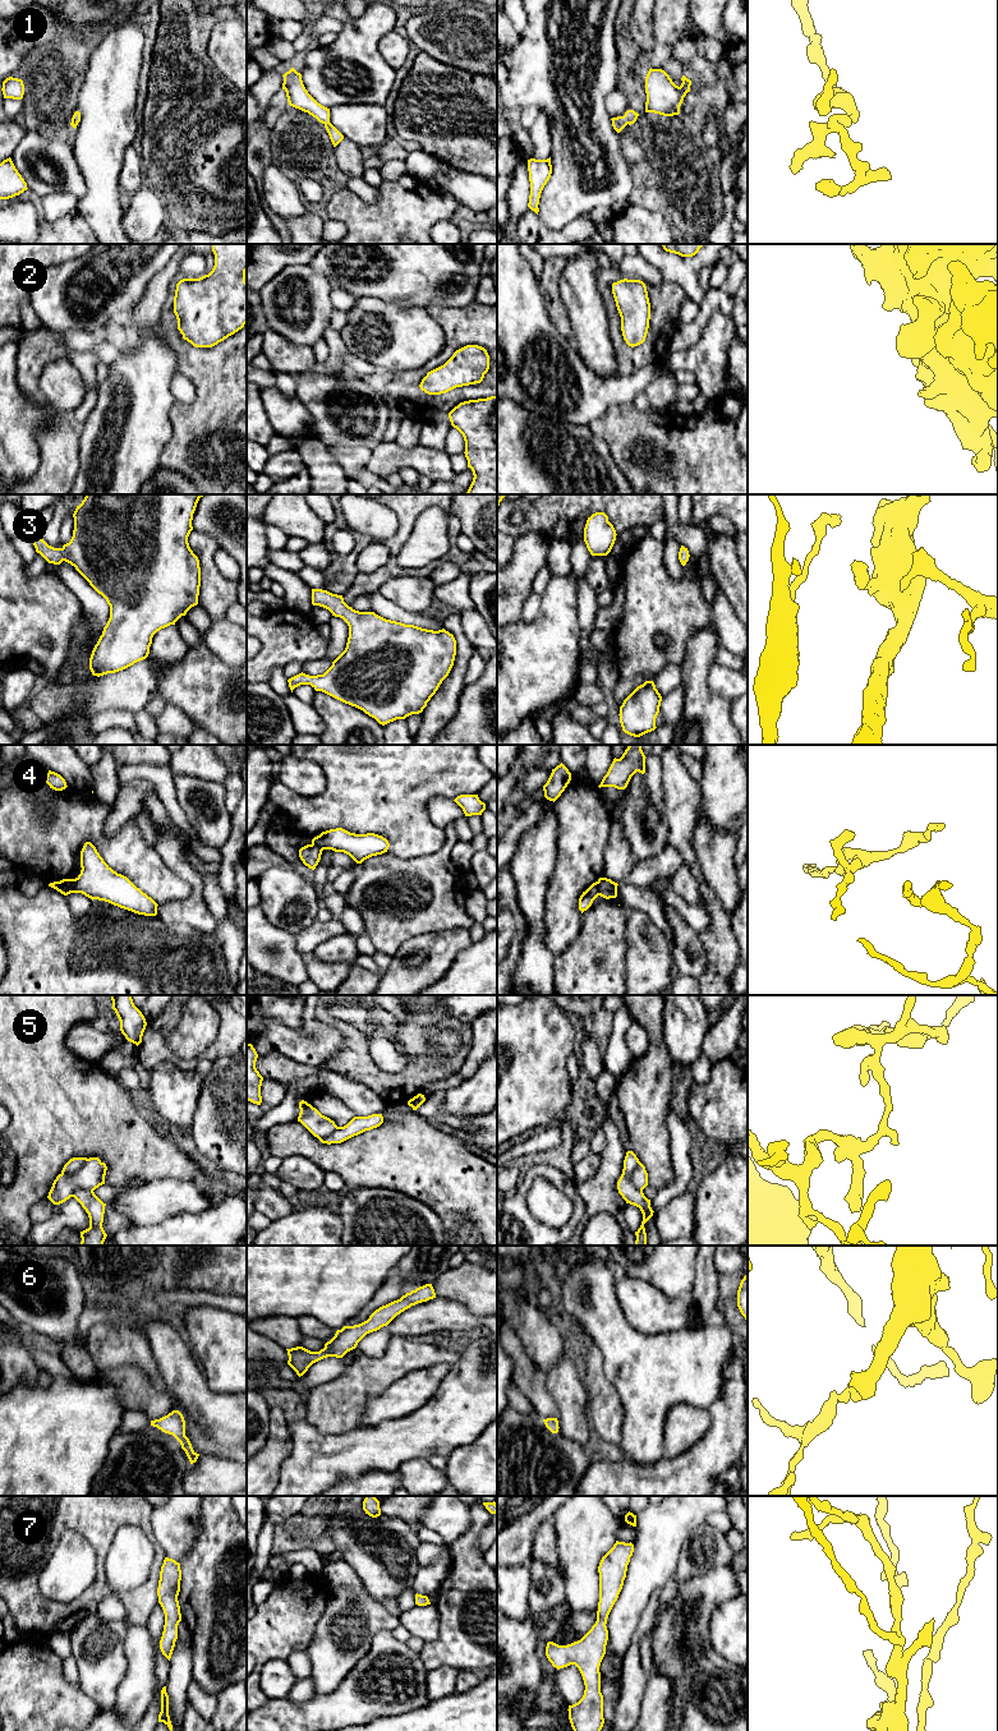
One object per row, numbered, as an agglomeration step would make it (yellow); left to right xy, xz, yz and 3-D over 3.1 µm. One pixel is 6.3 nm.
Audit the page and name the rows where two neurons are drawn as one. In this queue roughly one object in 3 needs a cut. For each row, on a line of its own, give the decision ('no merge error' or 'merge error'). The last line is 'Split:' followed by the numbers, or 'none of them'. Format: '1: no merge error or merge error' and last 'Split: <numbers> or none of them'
1: no merge error
2: no merge error
3: no merge error
4: merge error
5: merge error
6: no merge error
7: no merge error
Split: 4, 5

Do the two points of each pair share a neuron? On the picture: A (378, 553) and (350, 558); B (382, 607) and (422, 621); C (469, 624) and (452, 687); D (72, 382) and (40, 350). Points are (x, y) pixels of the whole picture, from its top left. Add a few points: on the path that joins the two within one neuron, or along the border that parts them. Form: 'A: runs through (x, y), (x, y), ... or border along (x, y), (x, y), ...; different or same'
A: border along (372, 541), (358, 556), (357, 571); different
B: runs through (392, 611), (412, 618); same
C: border along (459, 613), (463, 631), (474, 648); different
D: border along (65, 354), (51, 360), (45, 367), (37, 388); different

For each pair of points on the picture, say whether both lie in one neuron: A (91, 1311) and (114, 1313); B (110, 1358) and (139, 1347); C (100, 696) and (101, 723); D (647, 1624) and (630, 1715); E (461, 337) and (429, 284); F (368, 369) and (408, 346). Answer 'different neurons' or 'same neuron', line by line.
A: same neuron
B: same neuron
C: different neurons
D: same neuron
E: different neurons
F: different neurons

